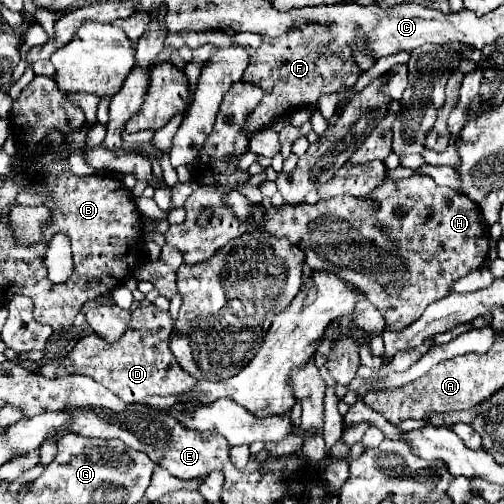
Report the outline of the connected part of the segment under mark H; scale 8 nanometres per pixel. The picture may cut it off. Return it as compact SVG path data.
M411 175L407 179L399 179L399 181L387 181L381 187L377 187L375 191L371 191L371 195L367 197L349 197L349 195L339 195L333 199L325 199L319 201L315 205L281 205L281 207L265 207L267 215L267 223L259 223L257 229L259 231L267 231L267 235L279 235L279 237L287 237L291 243L295 243L297 247L303 247L303 255L305 255L305 265L313 271L335 271L335 275L339 275L341 279L347 279L347 283L355 283L355 287L359 287L359 291L363 291L367 295L367 299L379 309L379 313L385 317L387 321L387 329L391 331L401 331L403 327L411 325L415 319L419 319L419 315L425 311L425 307L429 303L433 303L435 299L443 299L445 295L449 295L451 287L455 281L459 281L461 277L465 277L467 273L481 269L487 261L489 255L489 225L485 223L479 205L475 205L473 201L469 201L463 193L457 193L449 187L441 187L437 185L431 177L423 177L423 175Z

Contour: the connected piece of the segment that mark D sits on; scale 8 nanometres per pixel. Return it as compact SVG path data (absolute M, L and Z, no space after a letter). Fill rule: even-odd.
M155 305L137 307L131 315L125 335L119 341L111 345L97 335L87 335L75 345L75 349L67 357L53 359L51 363L41 365L39 373L51 379L69 373L93 377L125 403L141 403L153 395L161 397L181 395L183 391L189 391L197 381L189 373L185 373L175 355L171 355L169 349L171 331L173 331L173 321L167 311L159 311Z

